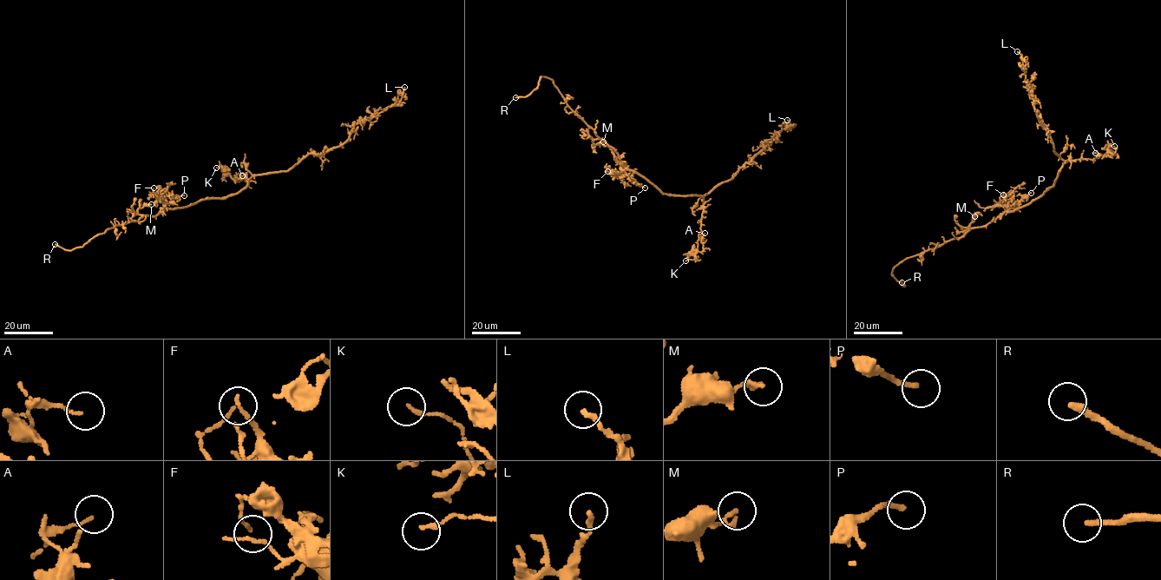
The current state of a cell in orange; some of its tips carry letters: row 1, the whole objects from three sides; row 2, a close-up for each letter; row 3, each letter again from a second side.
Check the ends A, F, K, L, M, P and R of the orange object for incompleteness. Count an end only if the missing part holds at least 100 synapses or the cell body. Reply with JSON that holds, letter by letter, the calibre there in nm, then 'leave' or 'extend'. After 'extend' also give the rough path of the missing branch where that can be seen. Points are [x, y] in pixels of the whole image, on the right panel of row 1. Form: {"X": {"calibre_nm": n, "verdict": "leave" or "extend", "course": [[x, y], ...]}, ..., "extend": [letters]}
{"A": {"calibre_nm": 110, "verdict": "leave"}, "F": {"calibre_nm": 110, "verdict": "leave"}, "K": {"calibre_nm": 160, "verdict": "leave"}, "L": {"calibre_nm": 170, "verdict": "leave"}, "M": {"calibre_nm": 200, "verdict": "leave"}, "P": {"calibre_nm": 190, "verdict": "leave"}, "R": {"calibre_nm": 240, "verdict": "extend"}, "extend": ["R"]}

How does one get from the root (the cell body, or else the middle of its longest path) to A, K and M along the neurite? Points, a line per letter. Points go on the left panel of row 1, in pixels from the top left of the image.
A: (205, 199), (226, 199), (240, 191), (247, 179), (235, 180), (229, 176), (234, 179), (242, 175)
K: (205, 199), (226, 199), (240, 191), (247, 184), (247, 179), (232, 179), (216, 168)
M: (205, 199), (180, 207), (162, 207), (154, 216), (138, 214), (139, 208), (151, 204)

